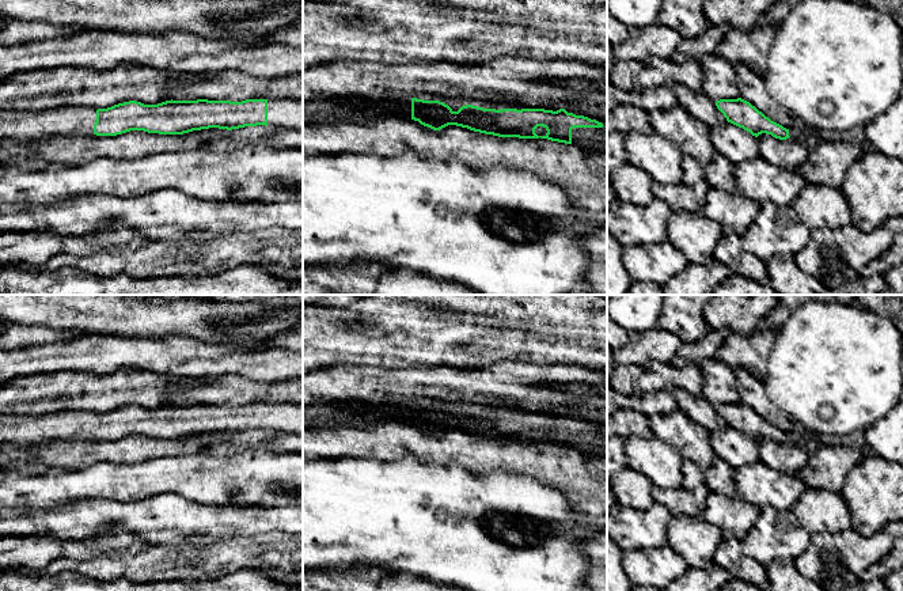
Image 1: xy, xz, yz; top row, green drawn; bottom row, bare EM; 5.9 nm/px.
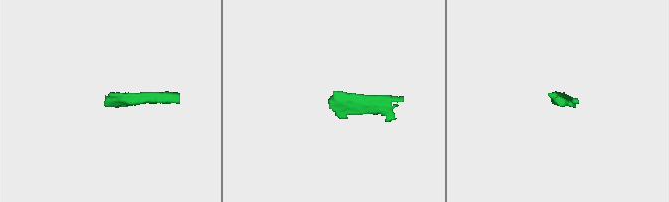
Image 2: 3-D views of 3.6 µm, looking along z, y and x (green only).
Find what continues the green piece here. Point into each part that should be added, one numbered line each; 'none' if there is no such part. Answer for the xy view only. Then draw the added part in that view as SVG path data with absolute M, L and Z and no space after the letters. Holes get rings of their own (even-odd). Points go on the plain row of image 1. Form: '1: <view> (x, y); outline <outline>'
1: xy (283, 417); outline M268 404L268 431L303 435L303 405Z
2: xy (23, 430); outline M62 410L57 413L0 413L0 446L31 446L57 439L94 439L96 413Z

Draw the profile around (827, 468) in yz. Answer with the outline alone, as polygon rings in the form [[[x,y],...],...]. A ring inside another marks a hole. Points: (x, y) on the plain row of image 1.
[[[820,444],[809,455],[808,462],[800,469],[797,477],[805,488],[841,493],[849,474],[862,461],[865,452],[866,450]]]

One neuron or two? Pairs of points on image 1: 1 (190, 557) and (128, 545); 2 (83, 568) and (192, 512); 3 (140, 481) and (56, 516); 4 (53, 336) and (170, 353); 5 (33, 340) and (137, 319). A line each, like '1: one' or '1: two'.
1: two
2: two
3: two
4: two
5: two

